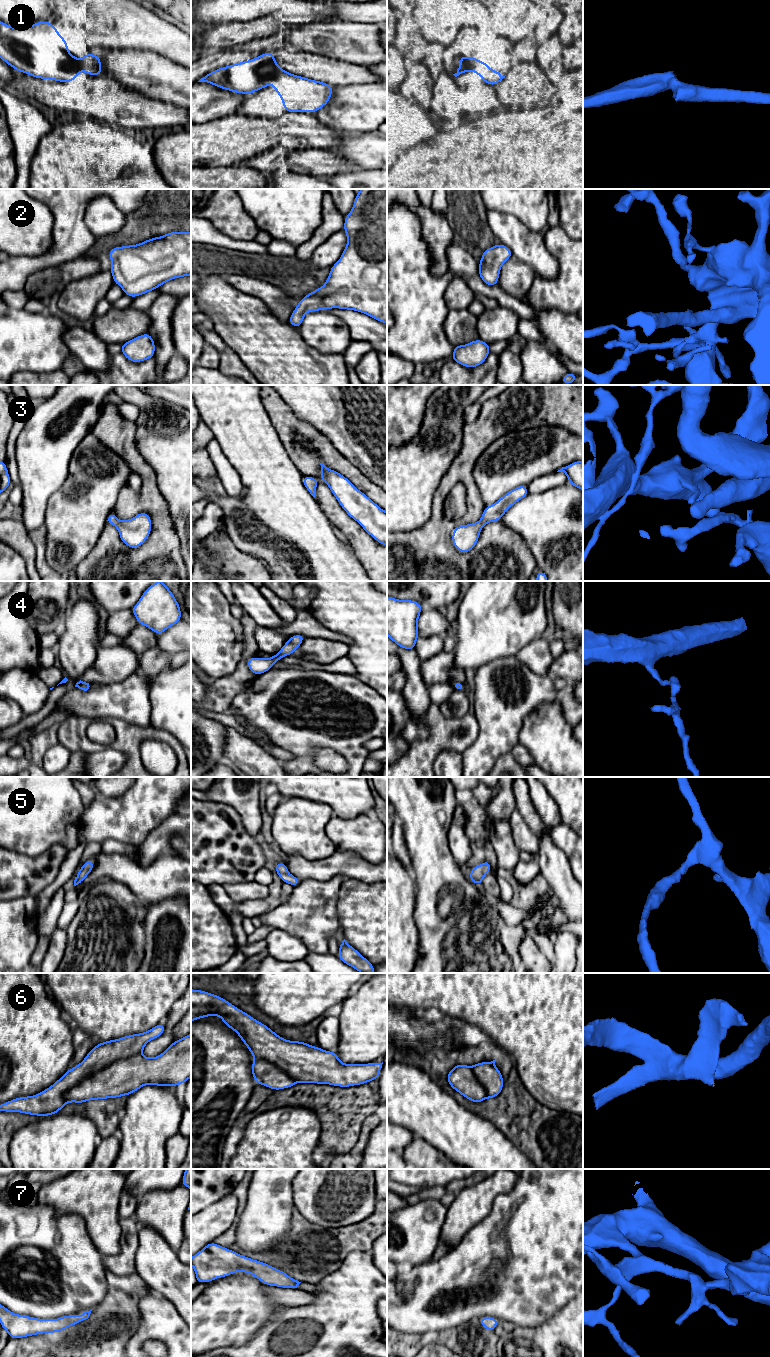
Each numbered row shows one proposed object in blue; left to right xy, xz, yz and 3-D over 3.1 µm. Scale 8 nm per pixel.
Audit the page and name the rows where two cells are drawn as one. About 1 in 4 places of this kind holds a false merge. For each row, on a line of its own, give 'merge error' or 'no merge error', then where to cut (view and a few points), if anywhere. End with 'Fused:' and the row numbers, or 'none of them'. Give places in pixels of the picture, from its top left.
1: no merge error; cut none
2: no merge error; cut none
3: no merge error; cut none
4: merge error; cut xz (273, 655), (278, 659)
5: no merge error; cut none
6: no merge error; cut none
7: no merge error; cut none
Fused: 4

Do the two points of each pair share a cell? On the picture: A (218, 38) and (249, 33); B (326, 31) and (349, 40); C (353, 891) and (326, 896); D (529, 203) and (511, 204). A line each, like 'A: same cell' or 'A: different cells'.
A: same cell
B: same cell
C: different cells
D: same cell

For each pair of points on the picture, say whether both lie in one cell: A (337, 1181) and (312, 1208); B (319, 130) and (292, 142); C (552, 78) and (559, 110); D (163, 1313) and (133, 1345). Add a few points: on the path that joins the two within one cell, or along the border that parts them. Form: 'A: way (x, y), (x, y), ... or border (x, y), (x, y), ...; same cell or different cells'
A: way (332, 1188), (319, 1201); same cell
B: way (312, 133), (306, 133), (299, 138); same cell
C: way (560, 86), (563, 89), (563, 102); same cell
D: way (156, 1321), (140, 1337); same cell

